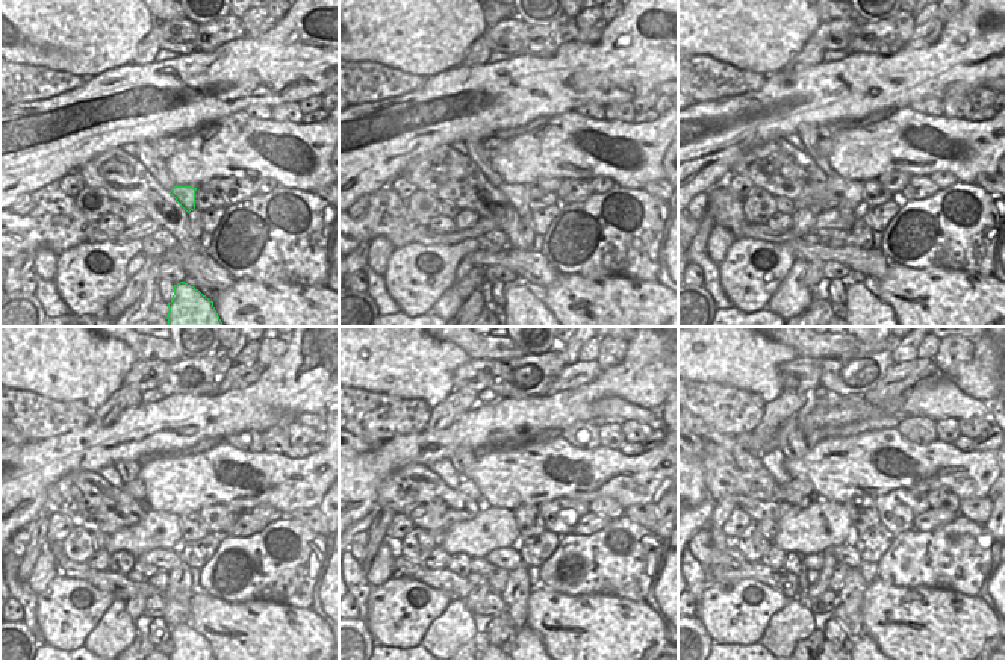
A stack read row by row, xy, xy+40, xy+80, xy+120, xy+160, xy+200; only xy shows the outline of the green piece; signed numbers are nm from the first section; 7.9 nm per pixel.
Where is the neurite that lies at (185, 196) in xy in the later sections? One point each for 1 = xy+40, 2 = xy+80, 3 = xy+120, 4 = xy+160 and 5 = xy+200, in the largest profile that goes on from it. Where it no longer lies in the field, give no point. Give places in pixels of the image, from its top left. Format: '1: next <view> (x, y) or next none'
1: next xy+40 (518, 196)
2: next xy+80 (848, 189)
3: next xy+120 (158, 530)
4: next xy+160 (492, 529)
5: next xy+200 (808, 530)

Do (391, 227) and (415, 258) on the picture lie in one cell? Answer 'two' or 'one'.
two

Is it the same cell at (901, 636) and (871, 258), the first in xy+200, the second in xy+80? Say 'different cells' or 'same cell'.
different cells

